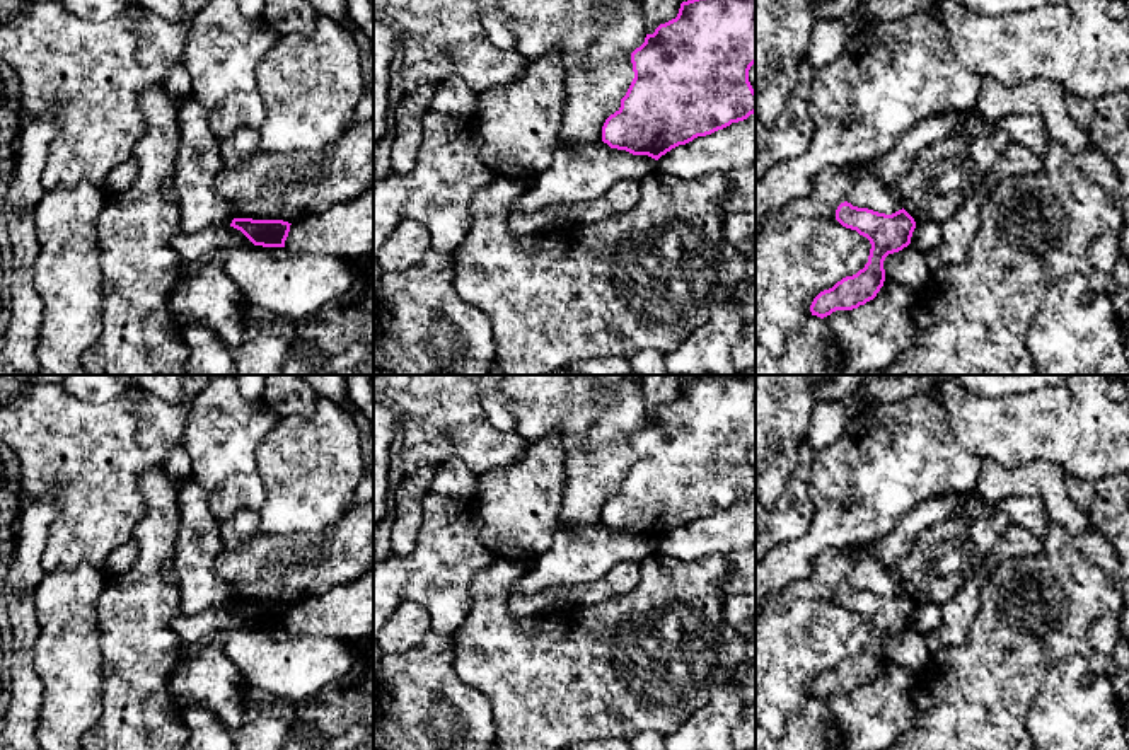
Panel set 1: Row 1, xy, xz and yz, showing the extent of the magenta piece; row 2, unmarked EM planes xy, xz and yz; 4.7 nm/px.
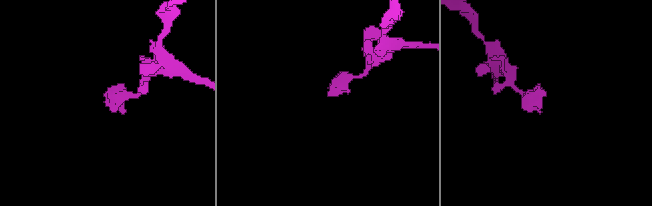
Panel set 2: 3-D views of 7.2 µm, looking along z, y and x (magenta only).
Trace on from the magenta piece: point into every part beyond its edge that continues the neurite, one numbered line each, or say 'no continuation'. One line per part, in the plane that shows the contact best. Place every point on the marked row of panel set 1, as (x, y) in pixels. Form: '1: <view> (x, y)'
no continuation

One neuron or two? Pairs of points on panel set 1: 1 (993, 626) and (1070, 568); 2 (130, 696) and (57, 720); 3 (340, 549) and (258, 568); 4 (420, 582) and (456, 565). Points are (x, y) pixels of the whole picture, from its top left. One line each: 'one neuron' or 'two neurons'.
1: one neuron
2: two neurons
3: one neuron
4: one neuron

